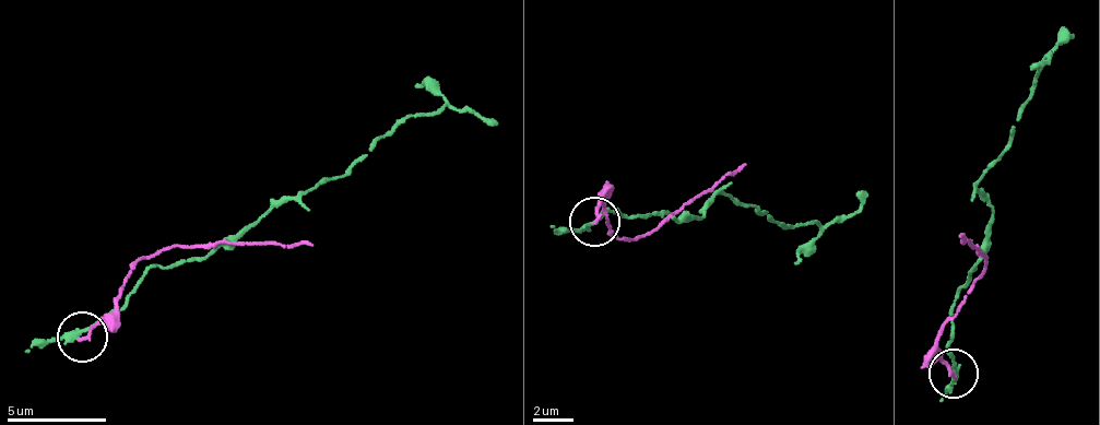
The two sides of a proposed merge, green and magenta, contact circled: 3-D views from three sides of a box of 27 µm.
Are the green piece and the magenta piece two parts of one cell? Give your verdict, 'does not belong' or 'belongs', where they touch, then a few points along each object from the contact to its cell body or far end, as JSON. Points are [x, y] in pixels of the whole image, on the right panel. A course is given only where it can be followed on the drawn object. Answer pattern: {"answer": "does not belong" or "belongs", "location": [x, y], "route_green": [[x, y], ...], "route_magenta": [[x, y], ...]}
{"answer": "does not belong", "location": [954, 374], "route_green": [[953, 369], [949, 316], [995, 220], [977, 181], [1004, 153], [1051, 52], [1043, 63], [1028, 68]], "route_magenta": [[953, 374], [938, 334], [969, 292], [988, 256], [960, 233]]}

